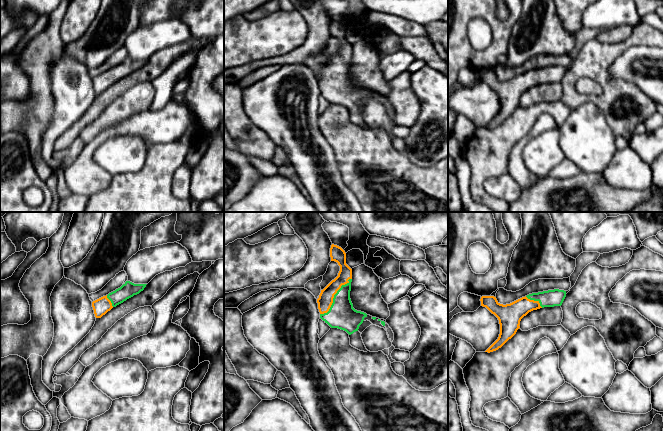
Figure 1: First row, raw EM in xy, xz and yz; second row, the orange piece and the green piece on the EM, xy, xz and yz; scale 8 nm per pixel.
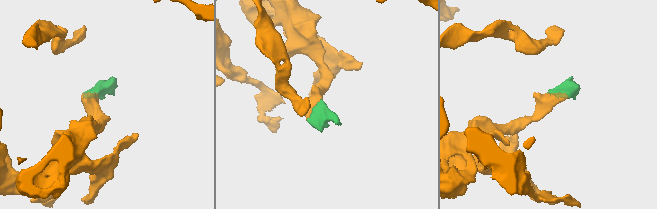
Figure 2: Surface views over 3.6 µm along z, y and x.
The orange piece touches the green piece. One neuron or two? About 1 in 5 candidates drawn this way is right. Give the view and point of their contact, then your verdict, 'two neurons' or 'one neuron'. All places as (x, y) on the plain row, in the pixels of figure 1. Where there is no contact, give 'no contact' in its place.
xz (333, 73) | one neuron

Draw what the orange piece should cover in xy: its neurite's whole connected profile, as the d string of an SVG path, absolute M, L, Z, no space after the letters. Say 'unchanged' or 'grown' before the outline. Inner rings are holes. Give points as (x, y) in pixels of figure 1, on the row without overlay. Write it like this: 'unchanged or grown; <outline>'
grown; M126 57L120 64L92 78L96 94L101 94L113 83L123 79L127 75L139 70L147 60L134 60Z

